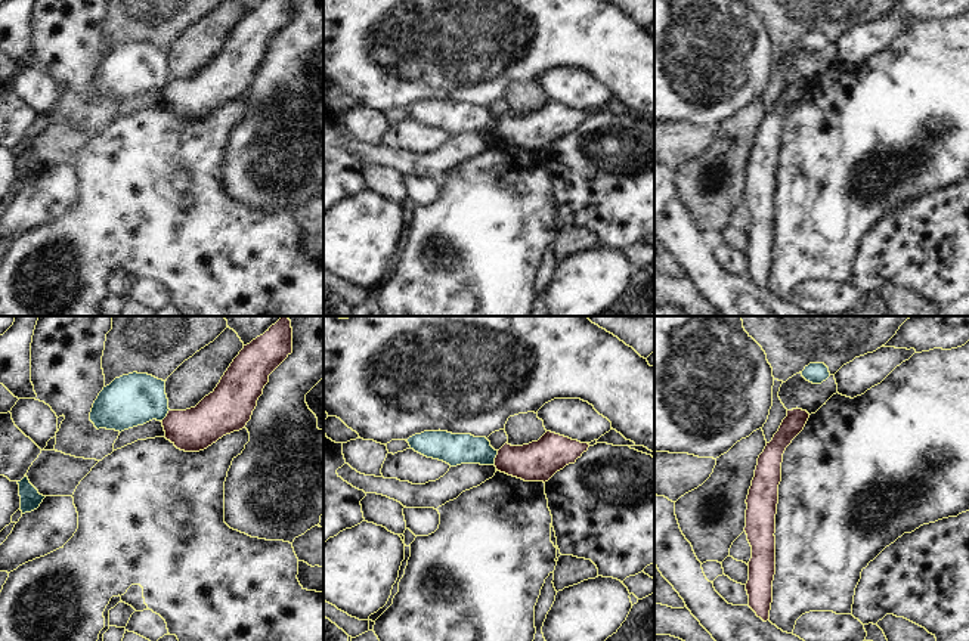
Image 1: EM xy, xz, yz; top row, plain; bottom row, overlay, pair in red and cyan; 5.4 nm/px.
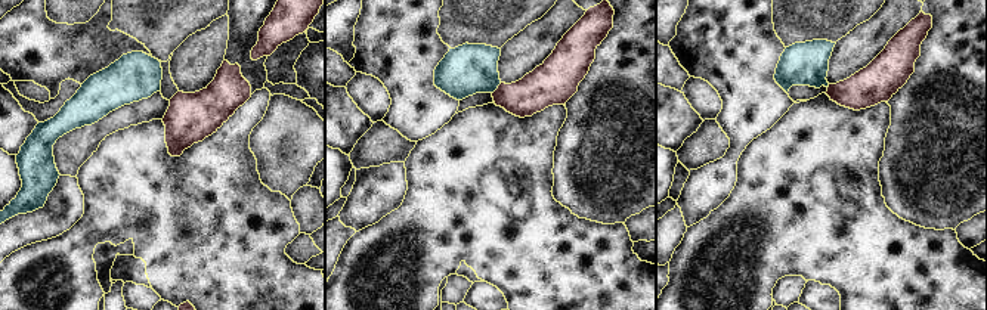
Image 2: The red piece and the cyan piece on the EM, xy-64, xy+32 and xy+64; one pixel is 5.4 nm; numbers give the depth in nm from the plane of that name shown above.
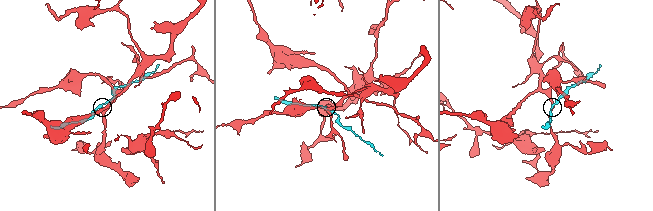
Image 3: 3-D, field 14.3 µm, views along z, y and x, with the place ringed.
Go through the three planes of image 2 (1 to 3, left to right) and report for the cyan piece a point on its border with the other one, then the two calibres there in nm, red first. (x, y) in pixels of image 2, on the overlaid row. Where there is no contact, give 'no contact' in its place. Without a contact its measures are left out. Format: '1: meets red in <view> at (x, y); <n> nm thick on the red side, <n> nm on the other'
1: no contact
2: meets red in xy+32 at (497, 89); 220 nm thick on the red side, 280 nm on the other
3: meets red in xy+64 at (829, 86); 200 nm thick on the red side, 240 nm on the other

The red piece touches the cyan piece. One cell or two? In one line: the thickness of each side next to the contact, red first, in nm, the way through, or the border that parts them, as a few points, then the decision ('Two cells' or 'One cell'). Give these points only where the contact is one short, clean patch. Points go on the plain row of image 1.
Thickness 220 nm (red) against 170 nm. Boundary: xz (498, 120), (494, 133). Two cells

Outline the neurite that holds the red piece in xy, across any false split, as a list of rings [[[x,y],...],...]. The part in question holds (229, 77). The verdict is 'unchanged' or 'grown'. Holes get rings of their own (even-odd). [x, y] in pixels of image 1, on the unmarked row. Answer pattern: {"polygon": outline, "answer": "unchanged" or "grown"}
{"polygon": [[[266,0],[244,15],[213,62],[195,77],[168,80],[165,108],[185,121],[199,121],[251,89],[269,44],[292,22],[292,0]]], "answer": "unchanged"}

